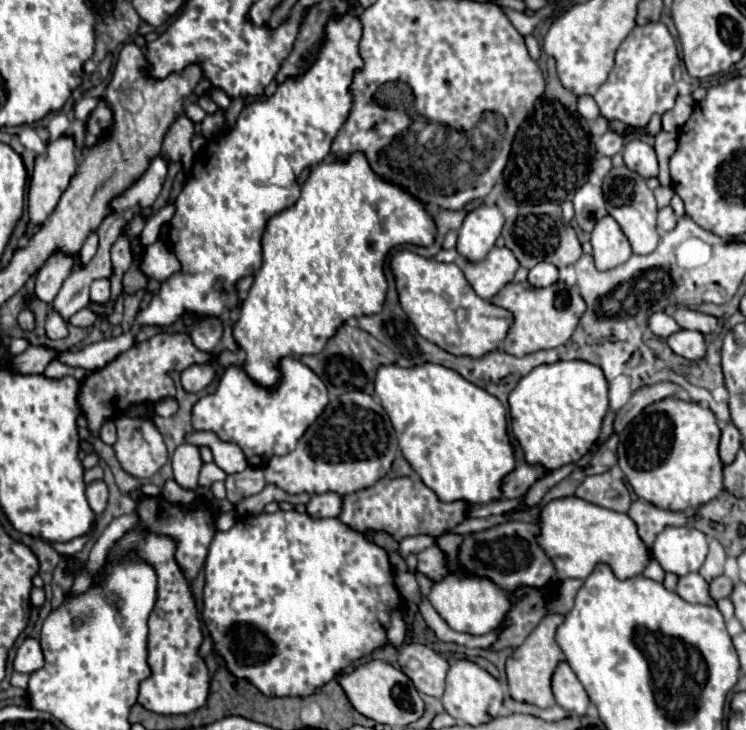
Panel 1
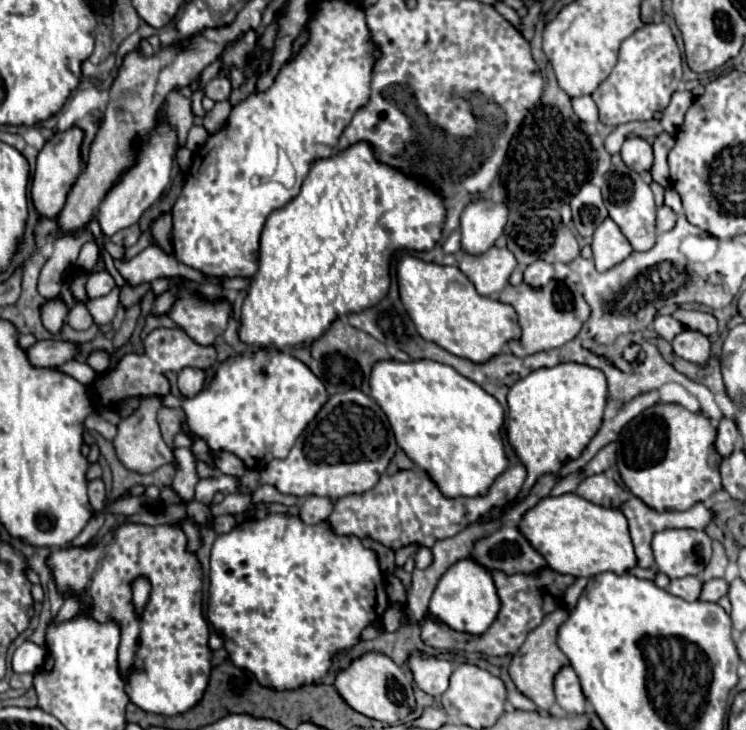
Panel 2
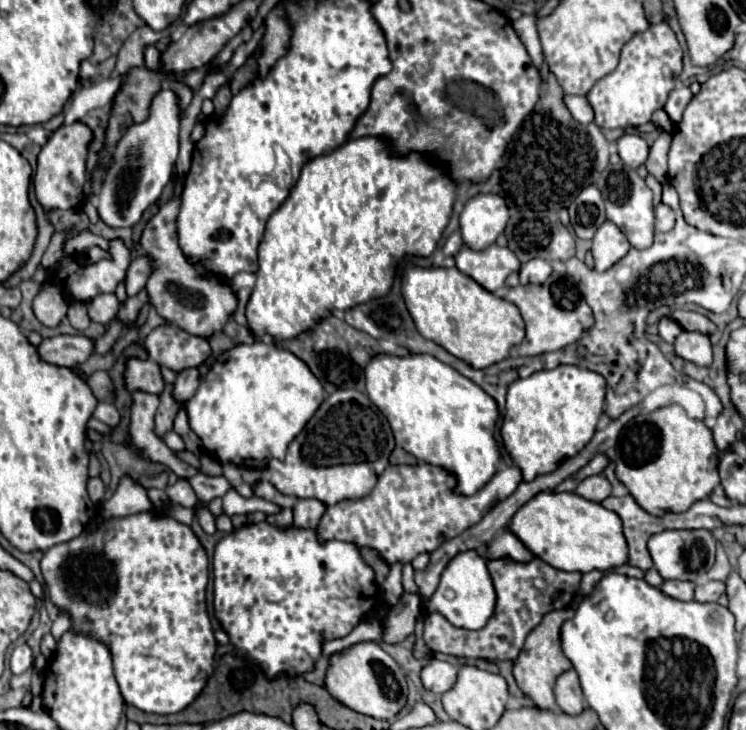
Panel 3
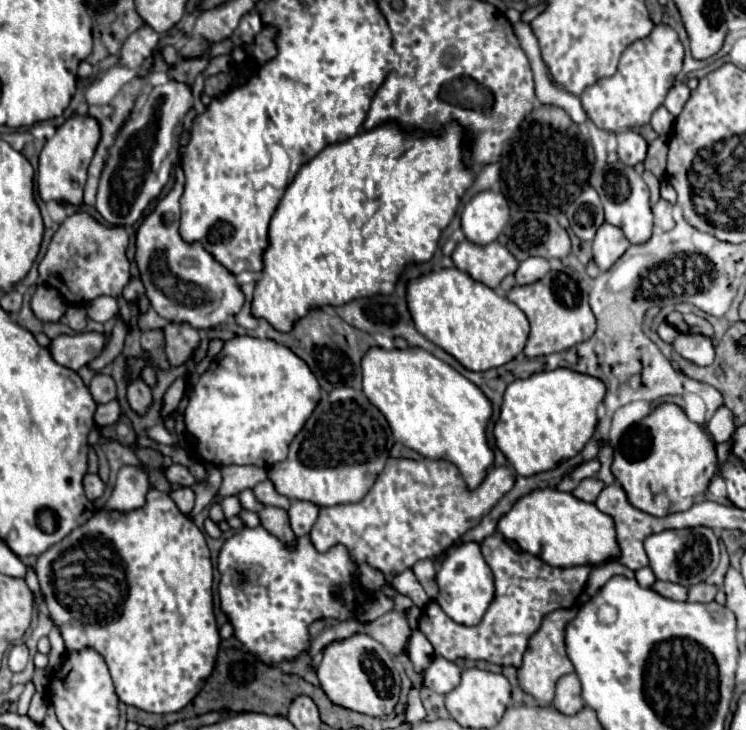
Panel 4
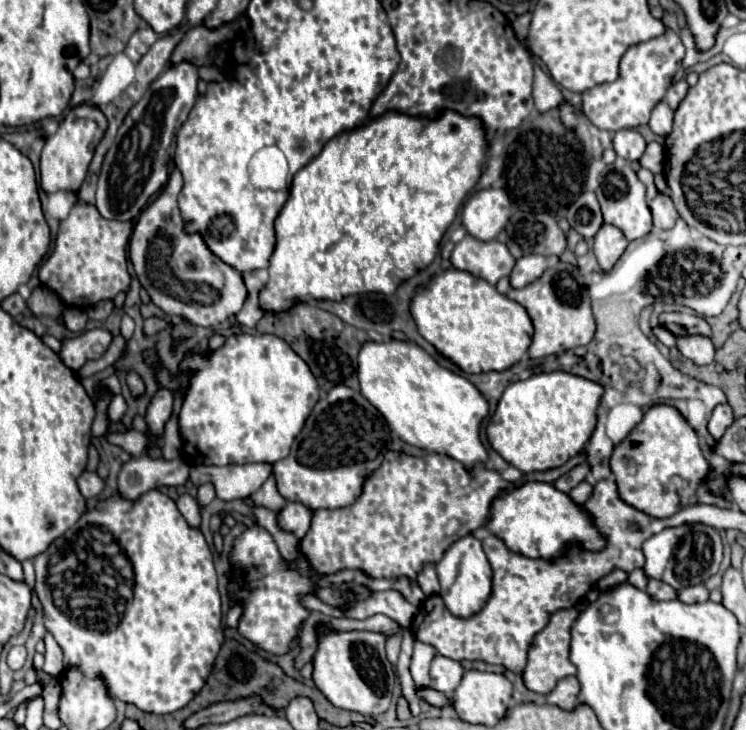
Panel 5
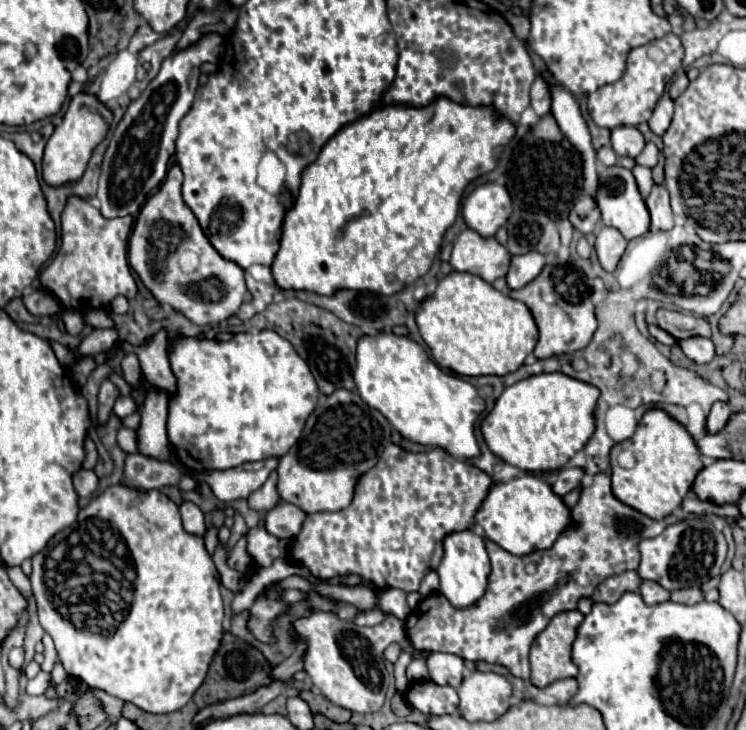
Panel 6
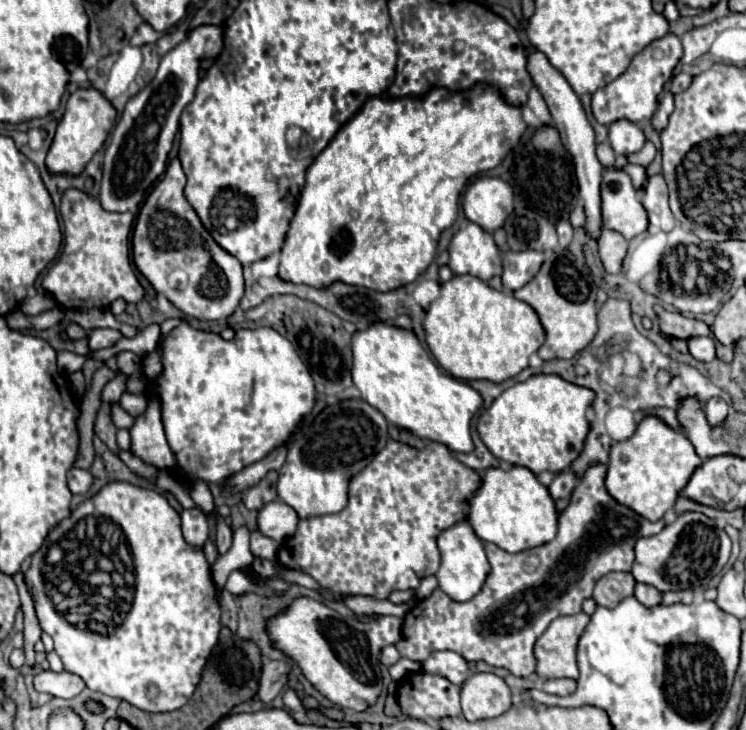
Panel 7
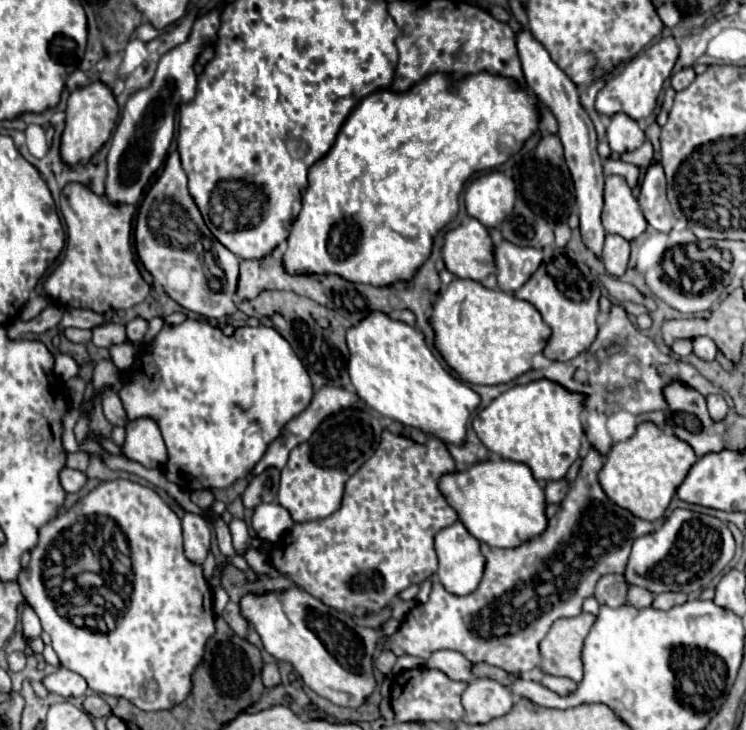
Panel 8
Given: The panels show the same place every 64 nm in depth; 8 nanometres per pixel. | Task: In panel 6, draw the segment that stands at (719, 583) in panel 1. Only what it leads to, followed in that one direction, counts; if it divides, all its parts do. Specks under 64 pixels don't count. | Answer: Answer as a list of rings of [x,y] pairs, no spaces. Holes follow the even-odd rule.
[[[700,588],[676,590],[676,592],[670,592],[670,600],[680,602],[680,604],[696,604],[702,600],[702,592],[700,592]]]

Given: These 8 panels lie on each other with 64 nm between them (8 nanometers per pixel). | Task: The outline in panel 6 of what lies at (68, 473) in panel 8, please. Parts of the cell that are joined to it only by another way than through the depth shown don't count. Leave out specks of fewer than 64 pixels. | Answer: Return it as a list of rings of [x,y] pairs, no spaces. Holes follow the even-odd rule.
[[[78,470],[72,476],[72,484],[78,496],[90,496],[94,492],[94,488],[98,486],[98,476],[92,470]]]

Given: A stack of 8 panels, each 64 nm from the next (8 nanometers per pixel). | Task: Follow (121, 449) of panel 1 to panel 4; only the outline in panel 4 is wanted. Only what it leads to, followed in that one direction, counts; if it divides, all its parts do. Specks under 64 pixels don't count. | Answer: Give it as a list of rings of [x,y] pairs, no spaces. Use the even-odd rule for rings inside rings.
[[[136,378],[128,384],[128,402],[136,412],[146,412],[146,408],[152,402],[152,394],[150,394],[150,386],[144,384],[142,378]]]

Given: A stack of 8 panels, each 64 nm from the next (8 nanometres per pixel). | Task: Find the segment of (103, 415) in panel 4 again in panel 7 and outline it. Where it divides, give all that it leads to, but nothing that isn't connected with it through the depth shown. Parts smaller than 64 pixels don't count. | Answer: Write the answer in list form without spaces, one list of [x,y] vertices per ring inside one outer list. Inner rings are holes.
[[[124,392],[120,398],[120,406],[130,414],[130,416],[140,416],[140,412],[144,412],[144,408],[148,408],[148,396],[144,394],[132,394],[132,392]]]

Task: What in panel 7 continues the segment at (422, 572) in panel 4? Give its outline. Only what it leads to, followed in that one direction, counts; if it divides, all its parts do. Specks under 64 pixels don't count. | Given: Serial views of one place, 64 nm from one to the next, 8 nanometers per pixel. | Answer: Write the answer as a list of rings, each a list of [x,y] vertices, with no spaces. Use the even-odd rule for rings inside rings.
[[[426,576],[426,578],[420,582],[418,590],[416,590],[416,598],[418,598],[418,600],[428,598],[436,586],[438,586],[438,580],[436,580],[434,576]]]

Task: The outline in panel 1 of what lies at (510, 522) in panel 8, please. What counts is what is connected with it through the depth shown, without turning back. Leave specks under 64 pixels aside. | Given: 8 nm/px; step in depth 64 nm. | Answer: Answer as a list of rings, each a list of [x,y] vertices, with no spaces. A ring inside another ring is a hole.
[[[566,496],[560,500],[552,500],[542,506],[538,514],[540,532],[536,534],[536,542],[548,558],[552,560],[558,578],[588,578],[596,564],[608,564],[616,578],[632,578],[642,572],[642,568],[652,560],[650,552],[644,548],[642,540],[636,534],[636,524],[622,512],[612,512],[608,508],[600,508],[578,496]]]

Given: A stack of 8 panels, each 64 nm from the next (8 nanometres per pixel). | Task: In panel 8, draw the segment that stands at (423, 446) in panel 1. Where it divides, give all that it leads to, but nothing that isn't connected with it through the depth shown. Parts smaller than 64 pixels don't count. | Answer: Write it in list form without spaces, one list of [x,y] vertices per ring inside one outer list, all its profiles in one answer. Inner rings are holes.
[[[370,312],[348,328],[346,342],[350,348],[348,374],[358,396],[376,412],[420,428],[448,444],[462,444],[466,422],[480,404],[480,396],[450,370],[428,348],[424,334],[406,322],[392,320],[384,312]]]

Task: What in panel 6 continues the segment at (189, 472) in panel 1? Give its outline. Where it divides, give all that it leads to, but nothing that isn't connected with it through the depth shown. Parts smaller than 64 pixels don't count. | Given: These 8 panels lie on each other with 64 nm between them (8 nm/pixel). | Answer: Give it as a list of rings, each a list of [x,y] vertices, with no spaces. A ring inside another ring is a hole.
[[[182,502],[180,506],[180,514],[182,514],[182,524],[184,530],[192,536],[204,536],[206,534],[206,522],[204,522],[204,514],[202,510],[192,504],[192,502]]]

